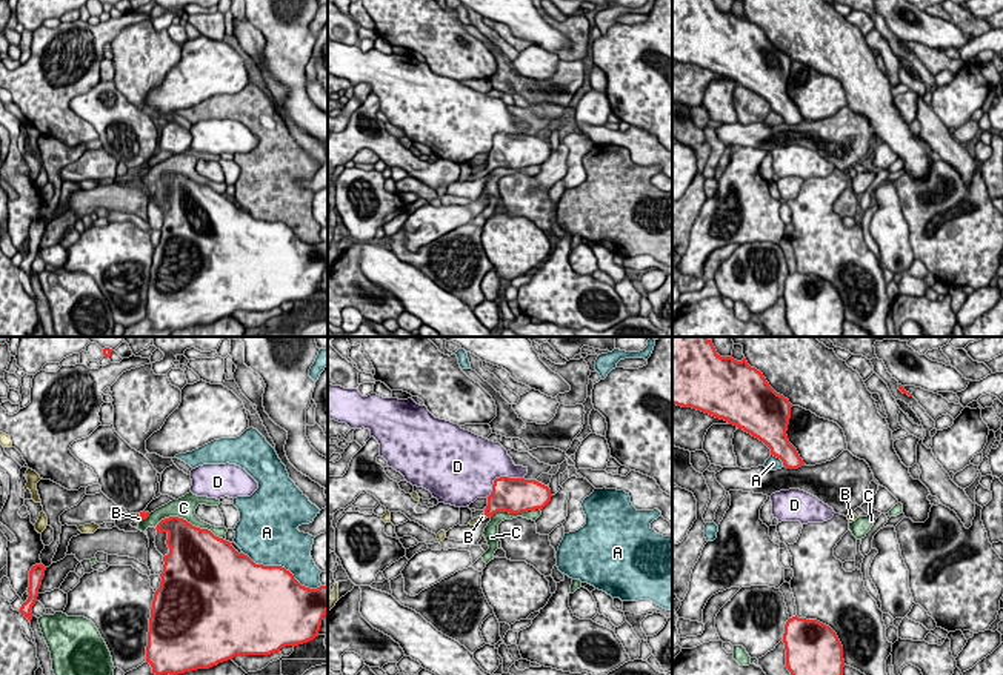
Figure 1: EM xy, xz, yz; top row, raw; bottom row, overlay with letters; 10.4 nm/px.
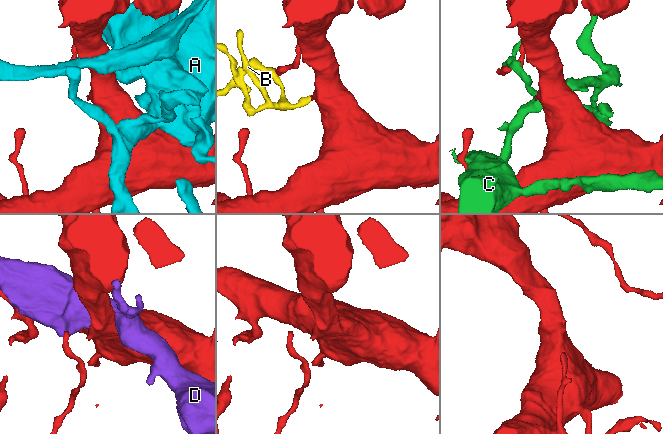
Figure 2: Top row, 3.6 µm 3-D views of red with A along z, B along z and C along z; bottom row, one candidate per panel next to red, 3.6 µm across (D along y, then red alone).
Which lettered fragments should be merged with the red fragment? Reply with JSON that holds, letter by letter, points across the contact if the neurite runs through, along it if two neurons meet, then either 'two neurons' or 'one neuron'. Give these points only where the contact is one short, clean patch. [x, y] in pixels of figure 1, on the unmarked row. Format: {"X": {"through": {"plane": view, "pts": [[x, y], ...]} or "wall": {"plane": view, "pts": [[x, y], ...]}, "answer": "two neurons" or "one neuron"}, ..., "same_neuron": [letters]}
{"A": {"answer": "two neurons"}, "B": {"through": {"plane": "xy", "pts": [[143, 169], [140, 171], [139, 174]]}, "answer": "one neuron"}, "C": {"answer": "two neurons"}, "D": {"answer": "two neurons"}, "same_neuron": ["B"]}

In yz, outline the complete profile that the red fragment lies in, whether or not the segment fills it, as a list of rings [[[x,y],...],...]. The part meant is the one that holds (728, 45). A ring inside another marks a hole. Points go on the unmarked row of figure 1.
[[[672,0],[672,60],[701,66],[743,85],[763,97],[786,125],[805,121],[786,91],[792,60],[746,14],[720,12],[714,0]]]

